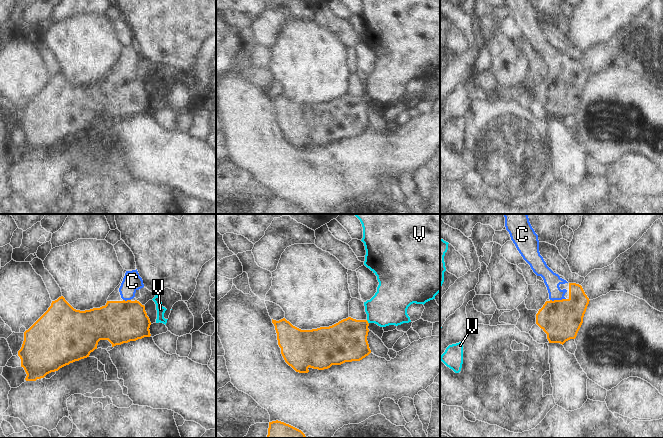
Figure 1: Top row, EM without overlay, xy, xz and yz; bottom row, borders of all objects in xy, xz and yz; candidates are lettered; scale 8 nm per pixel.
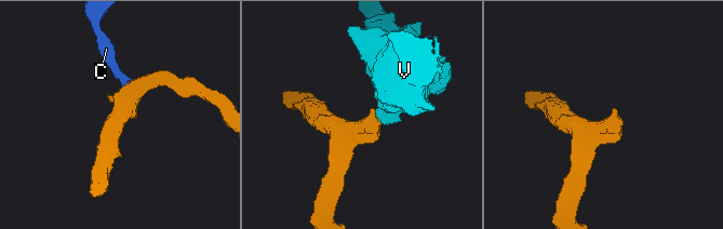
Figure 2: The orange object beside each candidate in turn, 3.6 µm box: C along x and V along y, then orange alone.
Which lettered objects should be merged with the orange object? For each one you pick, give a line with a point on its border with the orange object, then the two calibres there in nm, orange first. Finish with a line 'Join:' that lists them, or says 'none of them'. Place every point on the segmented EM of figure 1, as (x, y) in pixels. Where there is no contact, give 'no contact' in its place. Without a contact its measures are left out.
C: contact yz (557, 300); calibres 320 and 130 nm
Join: C

